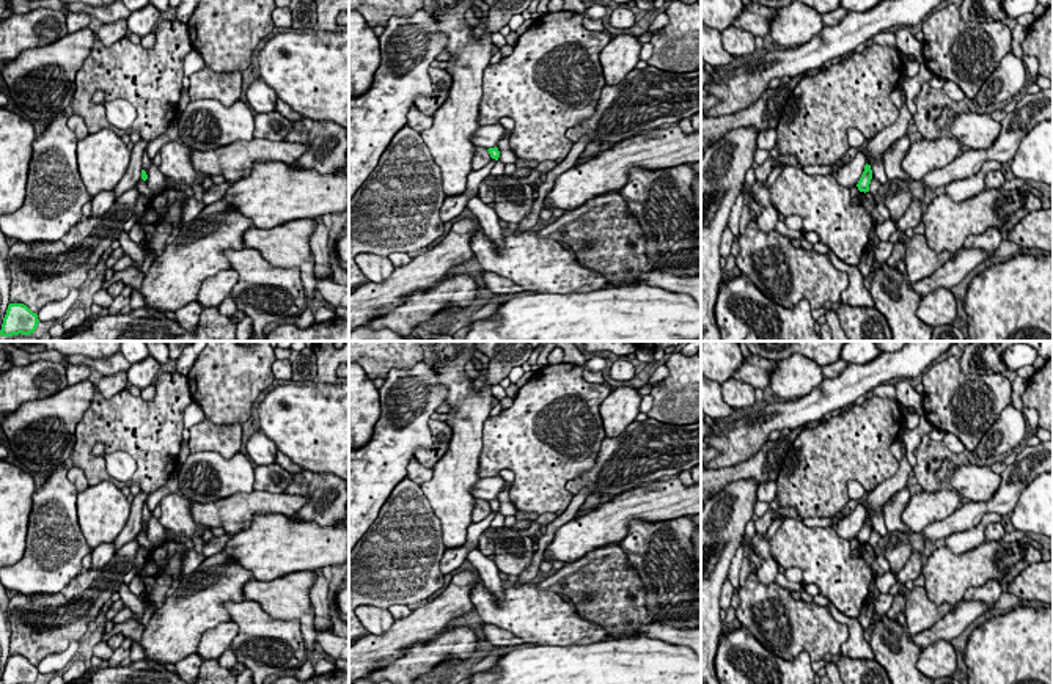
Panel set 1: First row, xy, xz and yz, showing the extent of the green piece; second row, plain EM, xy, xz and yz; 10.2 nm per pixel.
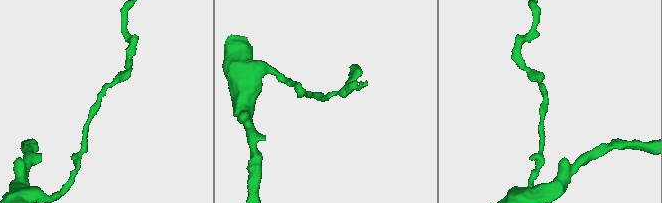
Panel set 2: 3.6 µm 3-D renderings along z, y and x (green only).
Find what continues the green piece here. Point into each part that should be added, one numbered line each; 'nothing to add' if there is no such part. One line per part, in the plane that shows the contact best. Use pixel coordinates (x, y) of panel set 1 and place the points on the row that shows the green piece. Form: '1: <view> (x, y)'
nothing to add

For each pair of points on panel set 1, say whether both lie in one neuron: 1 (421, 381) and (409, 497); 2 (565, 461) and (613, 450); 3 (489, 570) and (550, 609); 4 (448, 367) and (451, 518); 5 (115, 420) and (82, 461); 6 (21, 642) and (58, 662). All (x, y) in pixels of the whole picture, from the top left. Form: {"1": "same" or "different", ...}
{"1": "different", "2": "different", "3": "different", "4": "same", "5": "same", "6": "different"}

